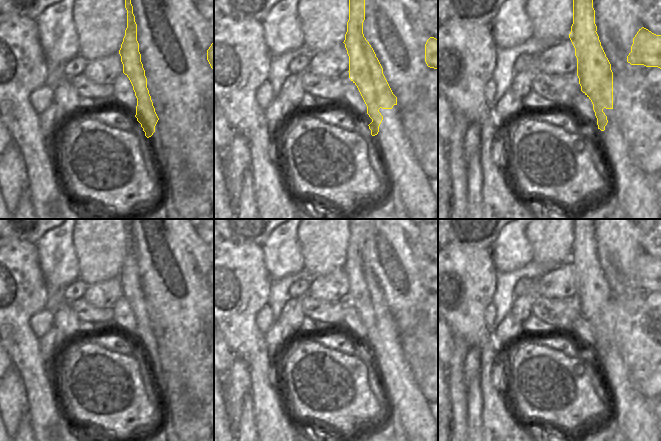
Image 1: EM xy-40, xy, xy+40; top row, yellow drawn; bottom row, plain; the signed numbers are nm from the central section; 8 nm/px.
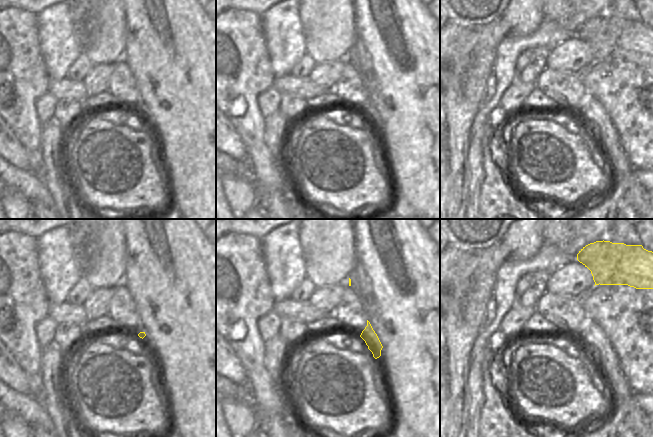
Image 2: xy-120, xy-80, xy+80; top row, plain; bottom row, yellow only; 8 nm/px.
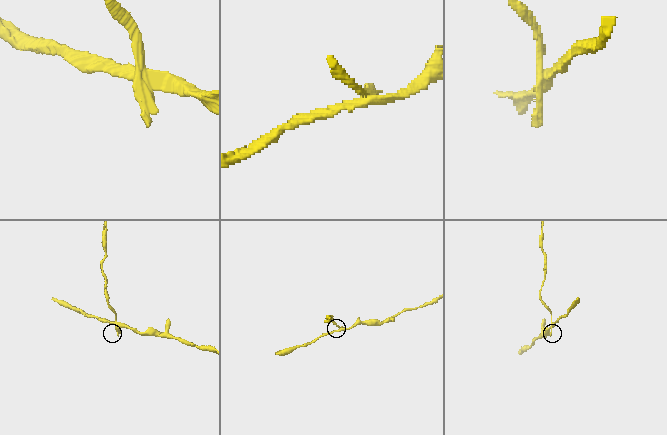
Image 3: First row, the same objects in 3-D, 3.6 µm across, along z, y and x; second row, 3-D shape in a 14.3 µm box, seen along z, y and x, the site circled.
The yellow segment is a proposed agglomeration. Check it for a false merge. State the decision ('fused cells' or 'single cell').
fused cells

